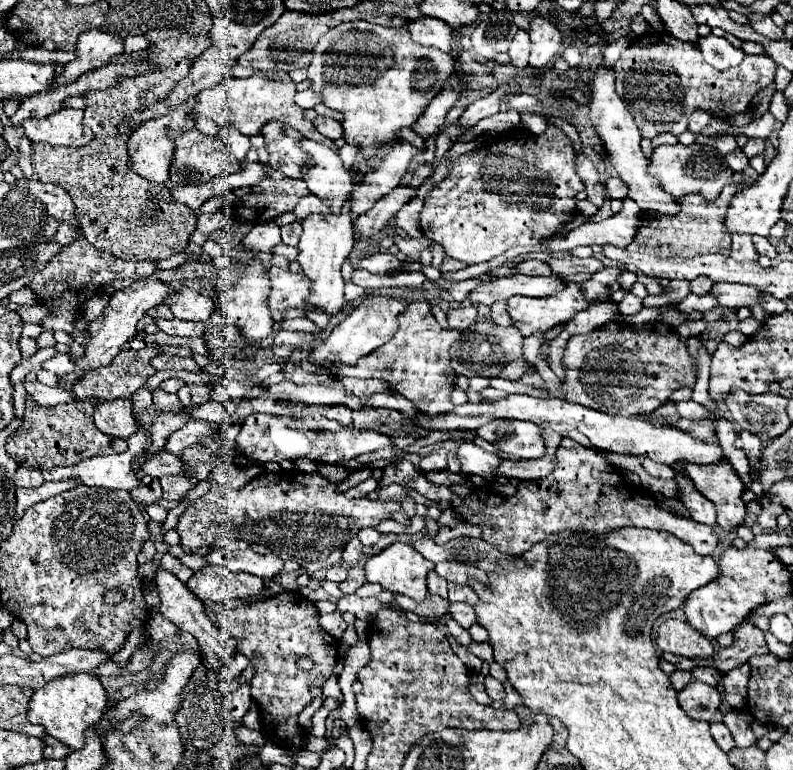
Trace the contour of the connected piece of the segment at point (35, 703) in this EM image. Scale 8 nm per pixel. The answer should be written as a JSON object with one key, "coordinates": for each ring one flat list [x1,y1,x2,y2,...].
{"coordinates":[[79,673,57,677,49,681,45,687,37,689,29,701,27,721,35,725,43,725,45,733,67,745,71,751,77,751,85,745,85,731,93,723,97,723,107,709,107,695,101,681,95,675]]}

